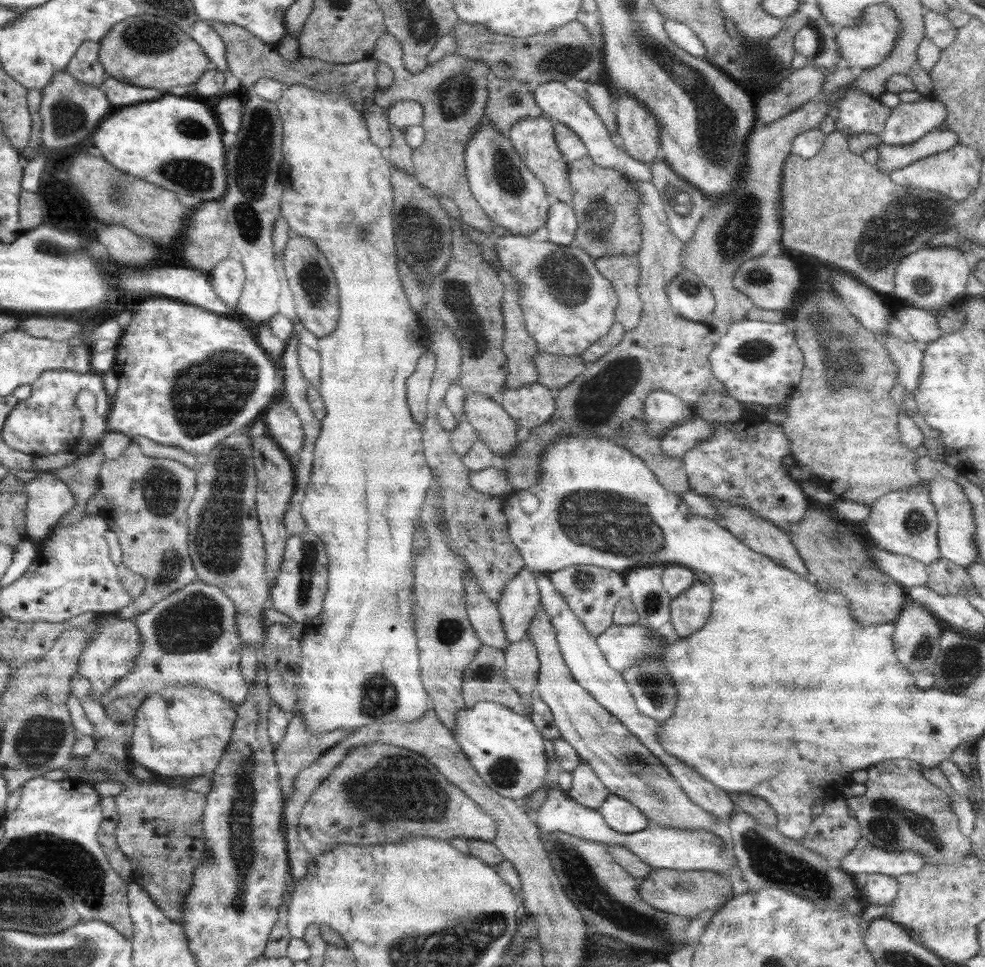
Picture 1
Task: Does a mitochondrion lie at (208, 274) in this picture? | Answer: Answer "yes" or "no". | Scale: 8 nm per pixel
no

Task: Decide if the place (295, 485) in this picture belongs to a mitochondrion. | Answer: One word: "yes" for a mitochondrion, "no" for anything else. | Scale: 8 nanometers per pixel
no

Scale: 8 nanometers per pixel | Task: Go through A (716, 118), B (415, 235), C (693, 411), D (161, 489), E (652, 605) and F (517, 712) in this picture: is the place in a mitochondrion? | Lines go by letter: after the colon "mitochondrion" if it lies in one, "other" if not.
A: mitochondrion
B: mitochondrion
C: other
D: mitochondrion
E: mitochondrion
F: other

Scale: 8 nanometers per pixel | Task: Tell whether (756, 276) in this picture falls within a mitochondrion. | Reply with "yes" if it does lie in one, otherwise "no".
yes

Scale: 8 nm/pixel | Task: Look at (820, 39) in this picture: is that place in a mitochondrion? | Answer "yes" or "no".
no

